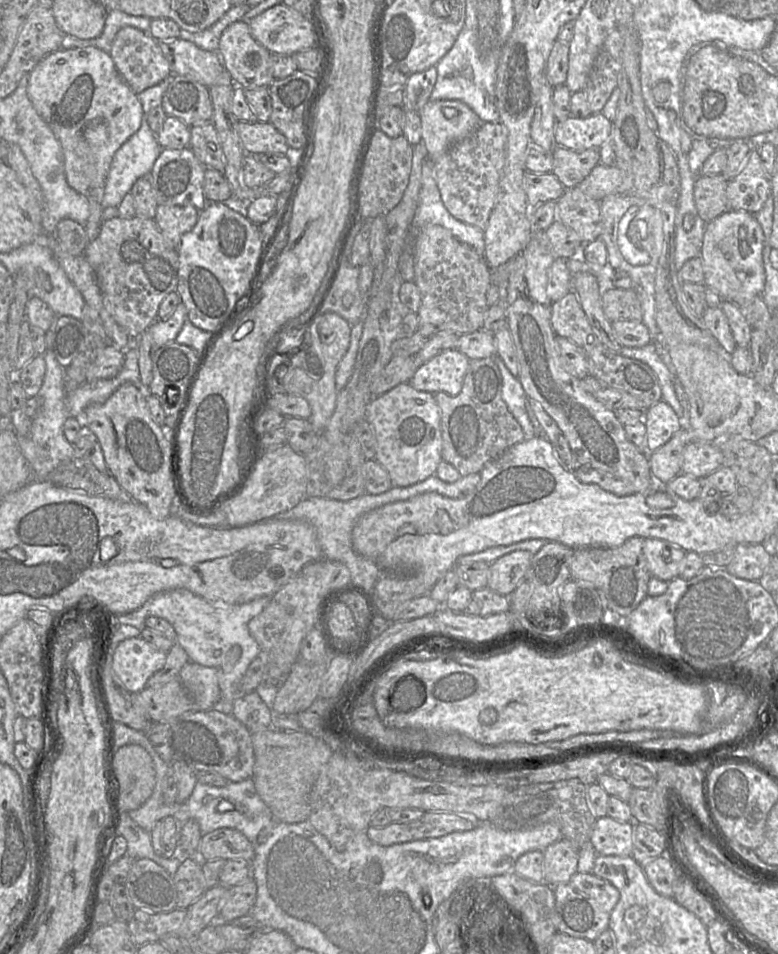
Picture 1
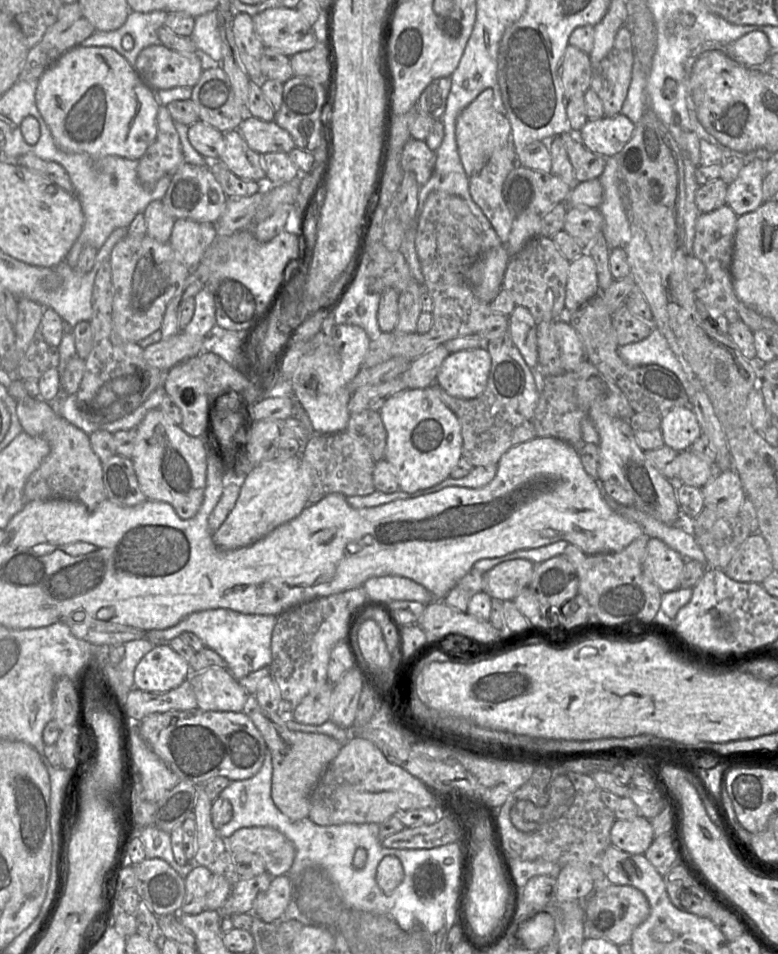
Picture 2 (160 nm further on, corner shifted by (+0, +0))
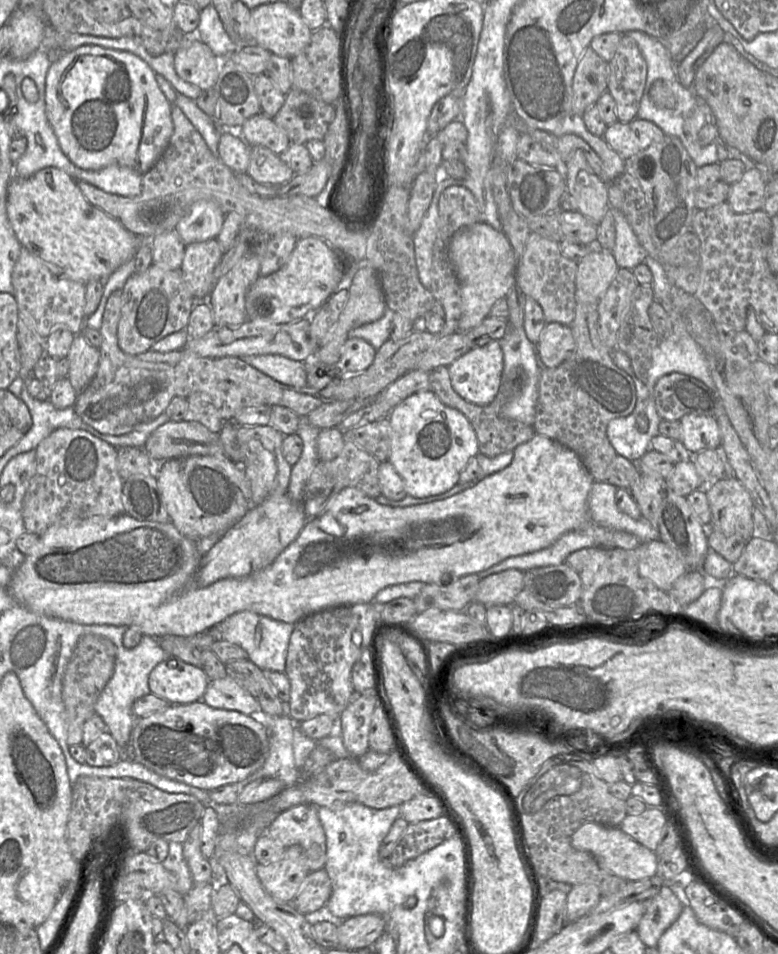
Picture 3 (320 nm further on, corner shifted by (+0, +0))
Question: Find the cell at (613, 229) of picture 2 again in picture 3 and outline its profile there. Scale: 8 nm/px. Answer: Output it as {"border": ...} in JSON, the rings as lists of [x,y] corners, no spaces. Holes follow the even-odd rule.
{"border":[[[613,209],[613,217],[615,222],[613,256],[619,269],[632,270],[637,265],[642,264],[648,254],[640,245],[624,214]]]}

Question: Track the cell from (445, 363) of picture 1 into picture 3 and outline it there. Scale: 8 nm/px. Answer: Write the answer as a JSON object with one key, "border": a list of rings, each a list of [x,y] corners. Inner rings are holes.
{"border":[[[490,341],[482,347],[470,349],[448,366],[454,391],[469,403],[485,406],[497,396],[504,365],[503,350],[500,341]]]}

